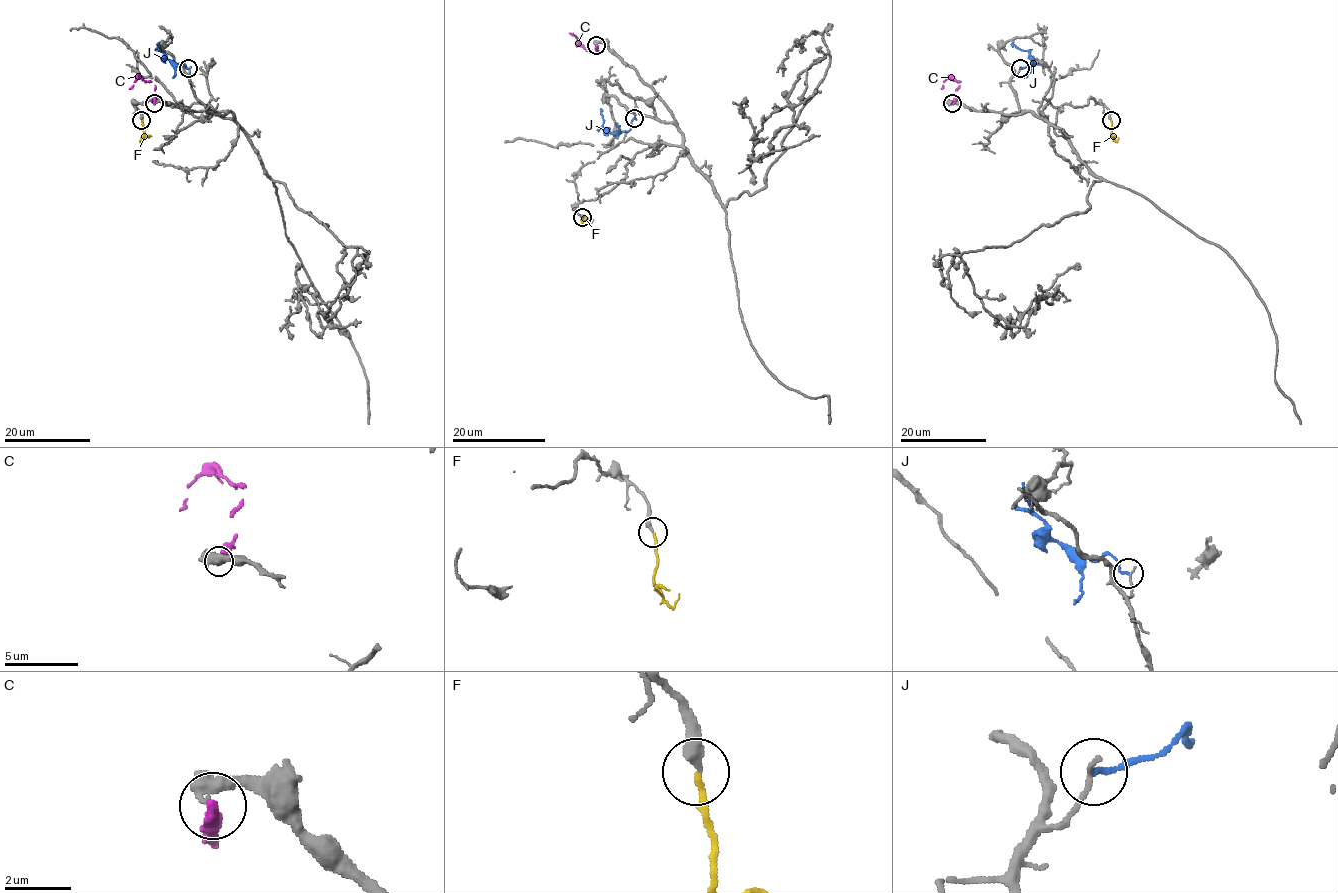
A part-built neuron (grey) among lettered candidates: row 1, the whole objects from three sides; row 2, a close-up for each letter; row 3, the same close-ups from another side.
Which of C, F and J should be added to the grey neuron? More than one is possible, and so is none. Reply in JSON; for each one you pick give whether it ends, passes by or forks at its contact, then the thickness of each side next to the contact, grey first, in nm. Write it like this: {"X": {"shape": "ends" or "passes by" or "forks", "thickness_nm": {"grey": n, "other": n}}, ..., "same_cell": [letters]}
{"F": {"shape": "ends", "thickness_nm": {"grey": 320, "other": 160}}, "same_cell": ["F"]}

